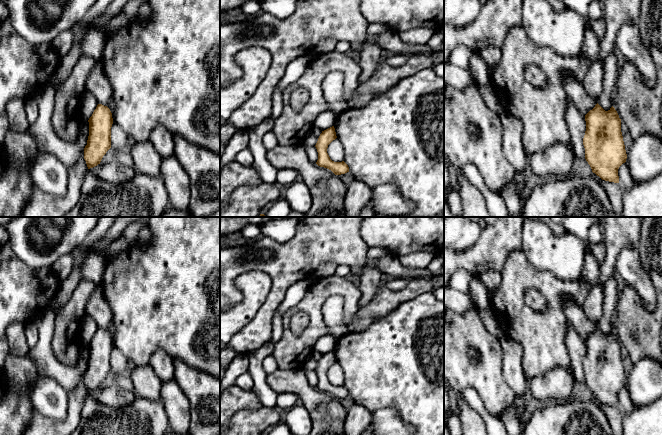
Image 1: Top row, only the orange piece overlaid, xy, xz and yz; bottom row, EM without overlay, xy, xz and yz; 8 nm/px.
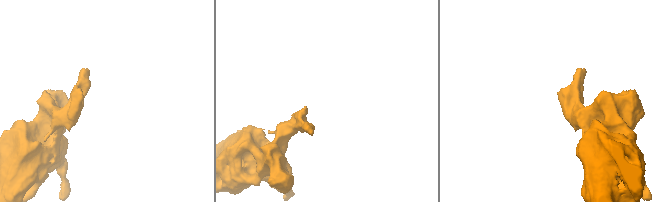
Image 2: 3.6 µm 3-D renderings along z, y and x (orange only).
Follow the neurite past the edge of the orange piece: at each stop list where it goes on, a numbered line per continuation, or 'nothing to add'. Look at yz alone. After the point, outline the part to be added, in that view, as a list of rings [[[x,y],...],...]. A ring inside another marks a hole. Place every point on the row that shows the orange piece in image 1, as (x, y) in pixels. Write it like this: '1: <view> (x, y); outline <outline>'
nothing to add

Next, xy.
nothing to add

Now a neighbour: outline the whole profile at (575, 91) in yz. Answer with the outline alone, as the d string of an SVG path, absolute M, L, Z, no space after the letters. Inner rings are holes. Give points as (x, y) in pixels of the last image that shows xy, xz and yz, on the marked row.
M563 73L563 86L568 97L584 116L597 104L597 100L585 92L582 83L578 82L572 73Z

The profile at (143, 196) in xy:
M88 170L80 199L65 217L162 217L169 207L161 176L136 172L129 181L109 183Z

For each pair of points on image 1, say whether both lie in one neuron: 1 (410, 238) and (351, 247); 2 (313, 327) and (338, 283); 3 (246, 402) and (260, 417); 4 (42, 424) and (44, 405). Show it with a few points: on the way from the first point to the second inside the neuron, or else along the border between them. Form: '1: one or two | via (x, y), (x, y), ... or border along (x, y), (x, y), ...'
1: two | border along (360, 227), (360, 235), (368, 247)
2: one | via (315, 315), (315, 302), (326, 291)
3: two | border along (262, 405), (255, 409), (241, 409), (231, 418)
4: two | border along (33, 409), (55, 420), (63, 420), (66, 417)

